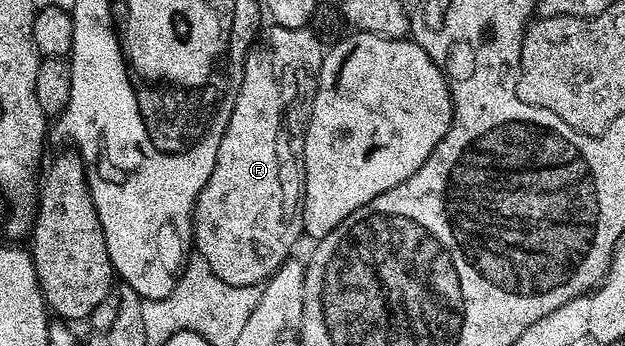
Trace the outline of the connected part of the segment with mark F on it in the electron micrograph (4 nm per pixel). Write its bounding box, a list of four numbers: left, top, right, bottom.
[192,25,326,287]

